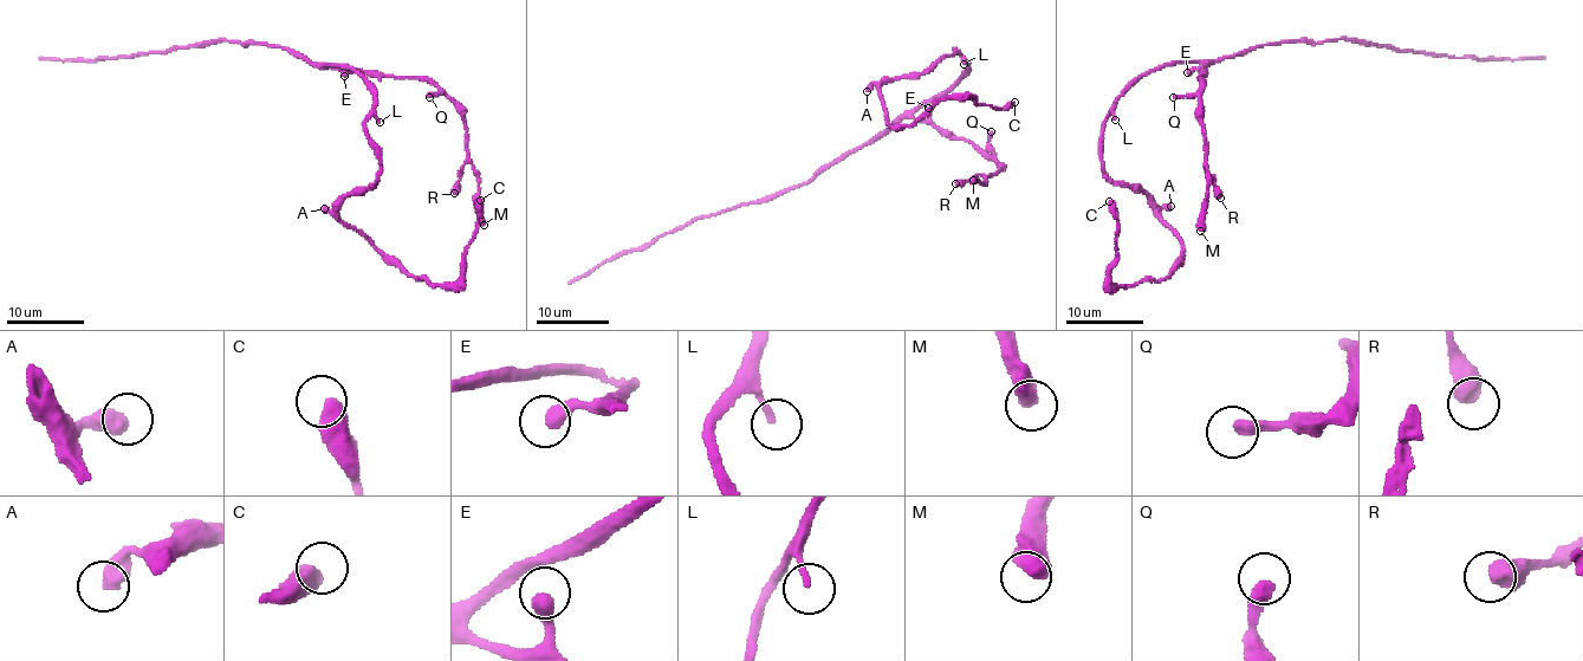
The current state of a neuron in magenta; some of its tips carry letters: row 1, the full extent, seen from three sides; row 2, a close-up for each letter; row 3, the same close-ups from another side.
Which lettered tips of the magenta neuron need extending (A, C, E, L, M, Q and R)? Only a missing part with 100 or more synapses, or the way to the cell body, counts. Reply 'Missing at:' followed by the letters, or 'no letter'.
Missing at: no letter

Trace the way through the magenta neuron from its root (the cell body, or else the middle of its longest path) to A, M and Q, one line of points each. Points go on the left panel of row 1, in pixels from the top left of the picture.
A: (351, 66), (362, 72), (375, 101), (364, 124), (380, 175), (365, 192), (324, 208)
M: (351, 66), (326, 65), (423, 78), (455, 105), (466, 124), (467, 161), (477, 176), (484, 225)
Q: (351, 66), (326, 65), (341, 71), (423, 78), (440, 90), (429, 97)

